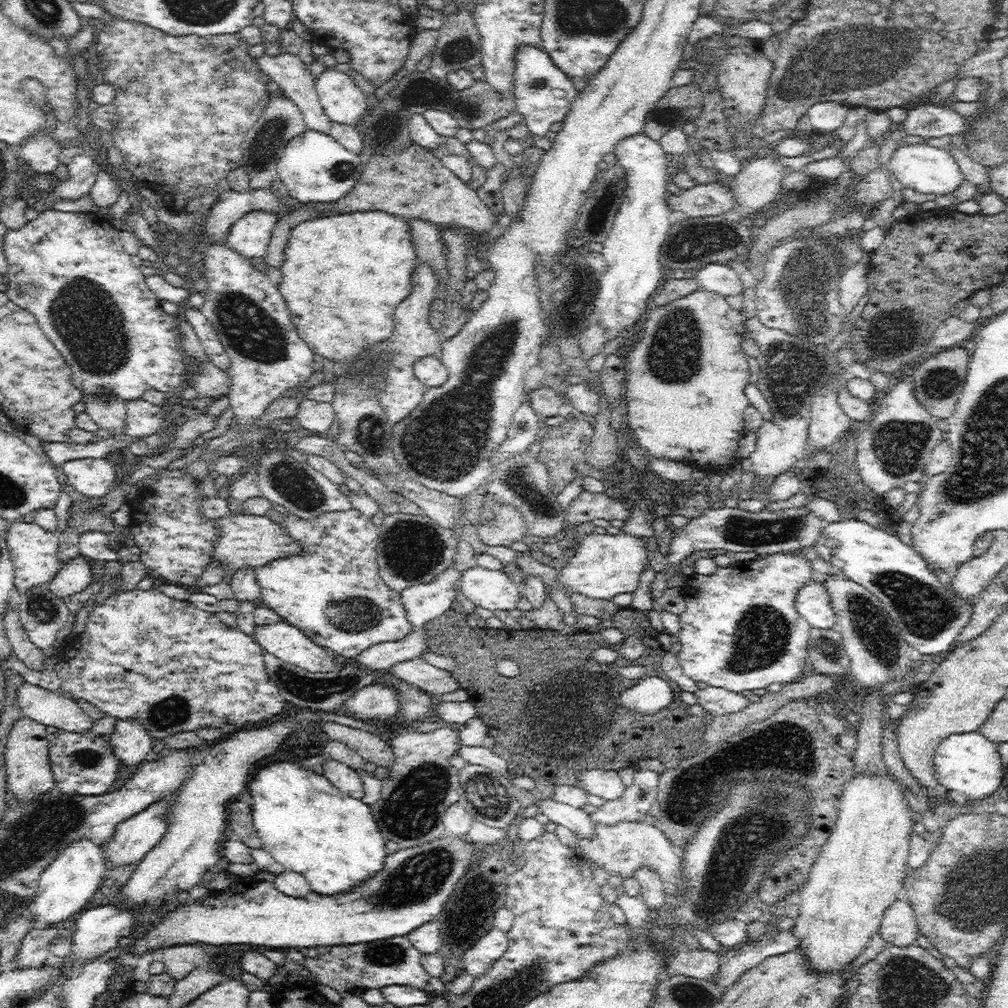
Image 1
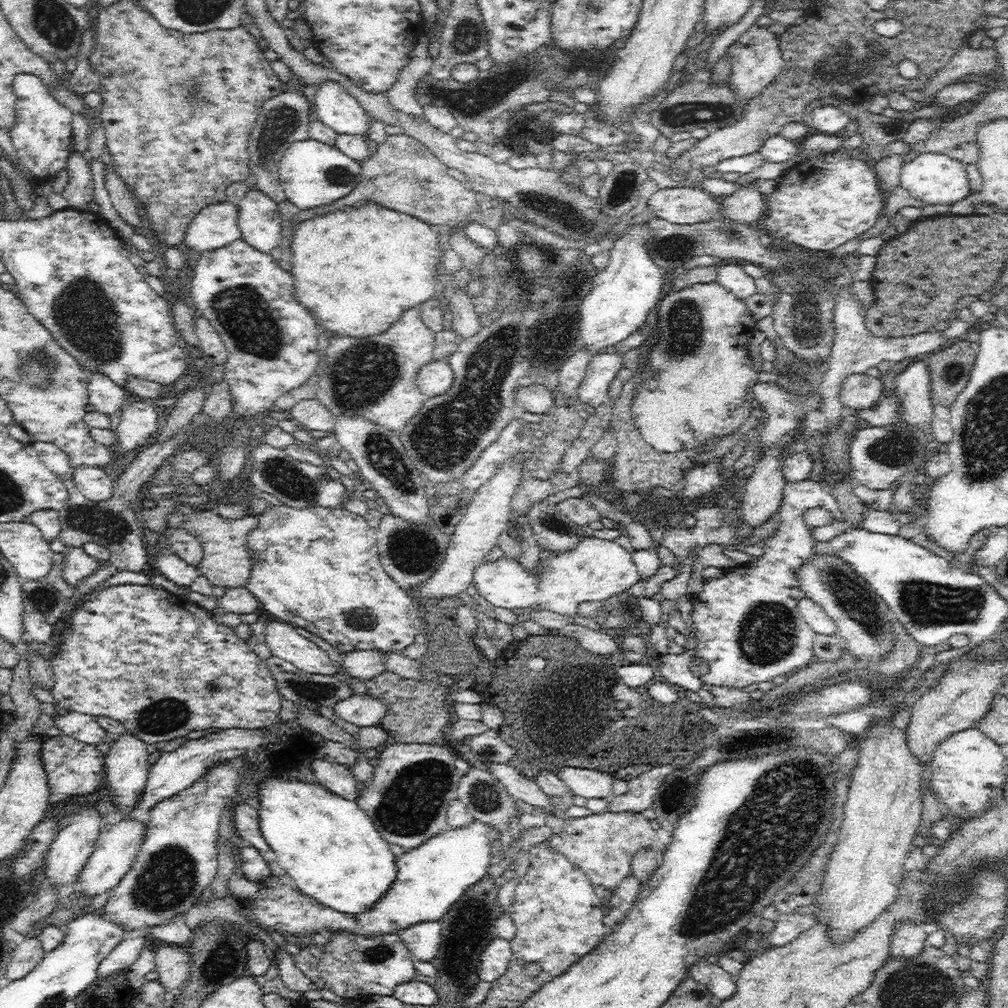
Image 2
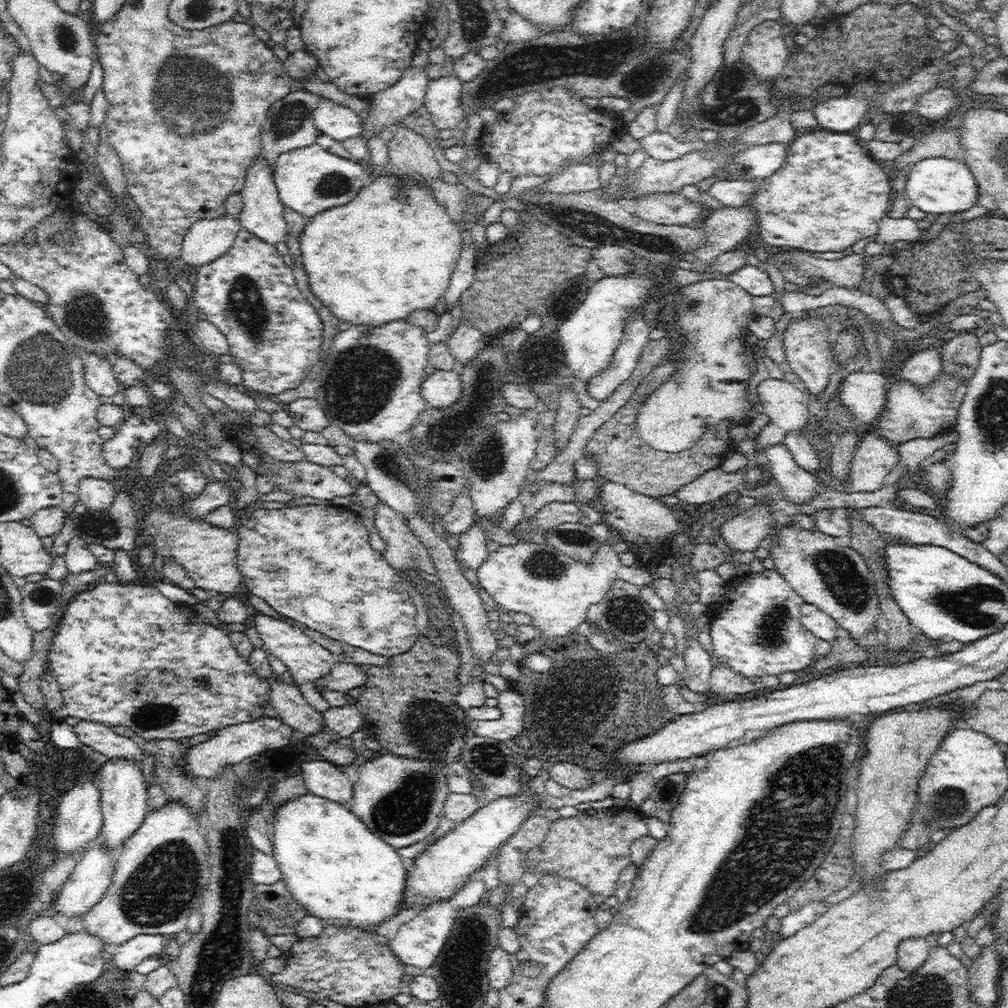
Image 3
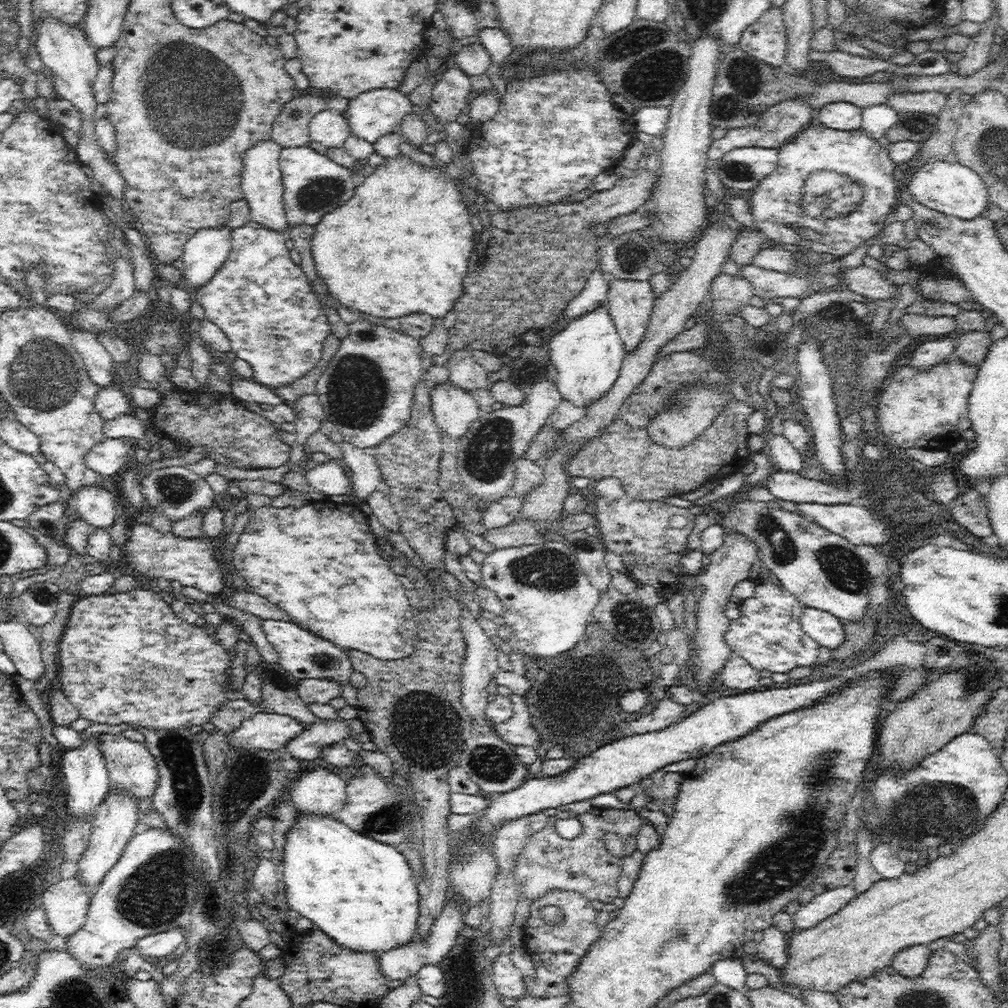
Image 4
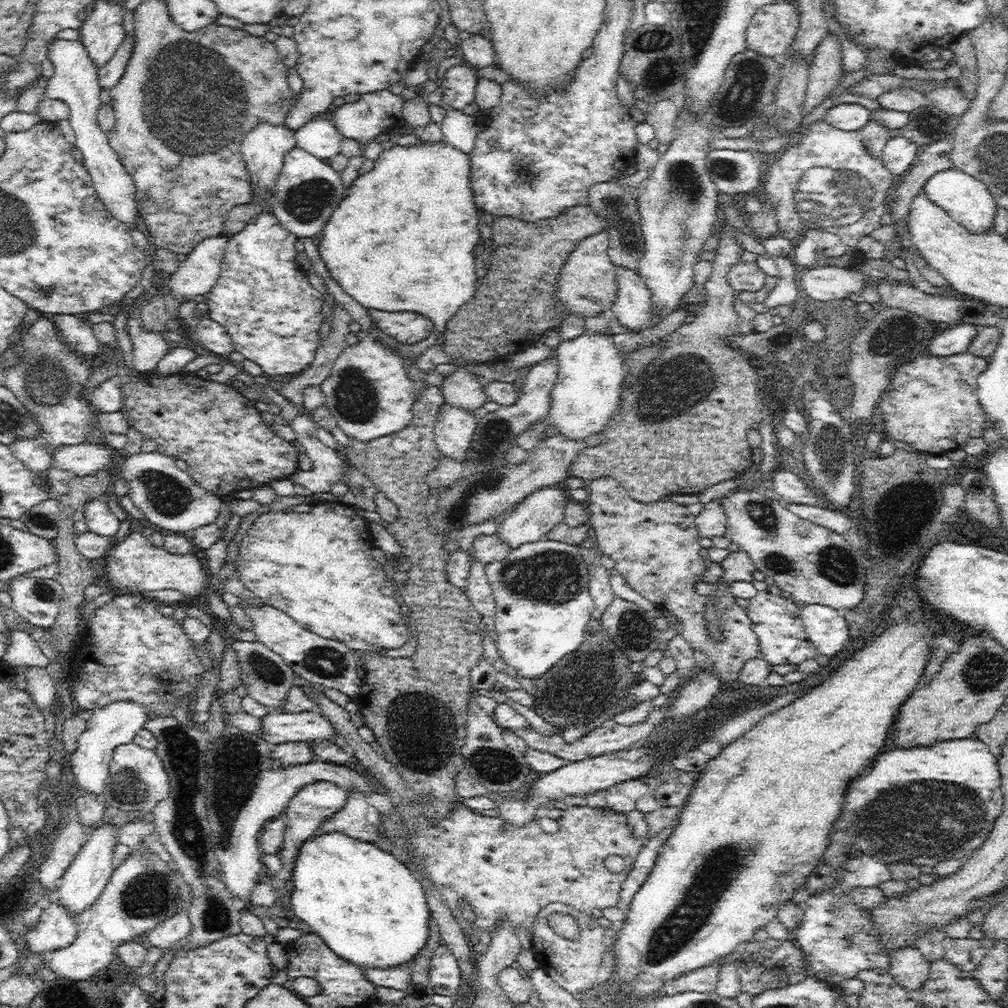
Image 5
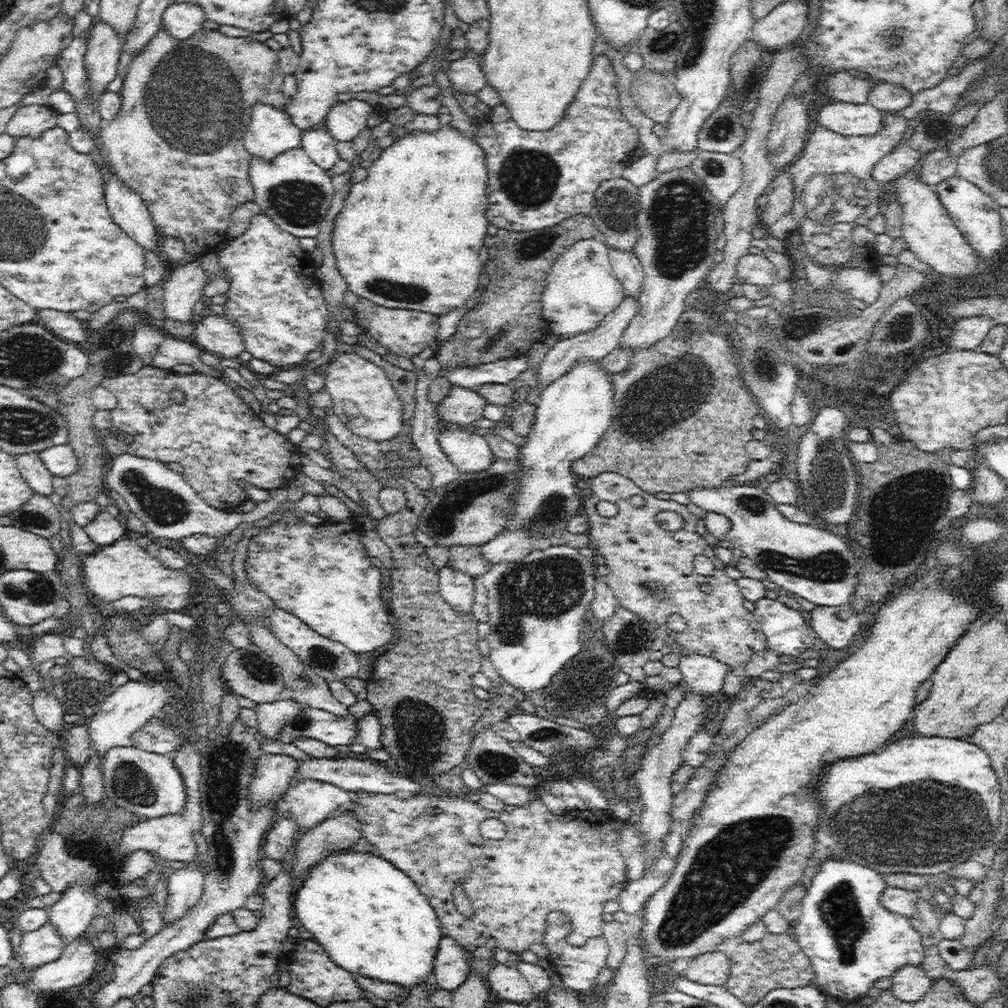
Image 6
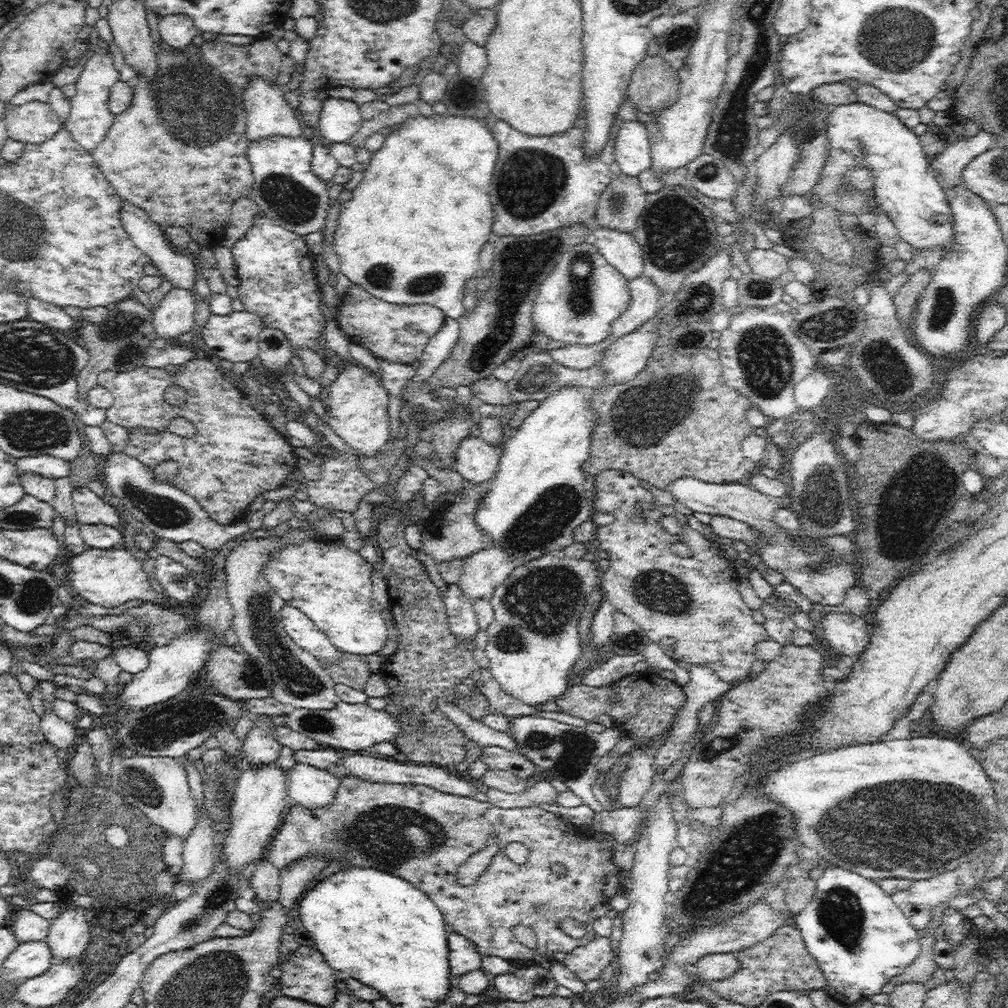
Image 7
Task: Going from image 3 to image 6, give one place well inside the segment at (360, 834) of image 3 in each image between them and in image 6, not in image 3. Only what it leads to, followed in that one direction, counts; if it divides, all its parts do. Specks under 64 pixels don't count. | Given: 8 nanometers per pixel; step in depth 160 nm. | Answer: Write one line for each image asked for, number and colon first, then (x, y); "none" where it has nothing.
4: (362, 893)
5: (365, 903)
6: (370, 917)

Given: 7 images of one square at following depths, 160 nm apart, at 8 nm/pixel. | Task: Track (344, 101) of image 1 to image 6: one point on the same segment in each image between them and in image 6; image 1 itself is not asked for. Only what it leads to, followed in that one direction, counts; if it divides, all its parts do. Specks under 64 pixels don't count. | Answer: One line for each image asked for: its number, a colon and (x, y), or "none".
2: (334, 106)
3: (332, 119)
4: (330, 128)
5: (320, 137)
6: (318, 144)

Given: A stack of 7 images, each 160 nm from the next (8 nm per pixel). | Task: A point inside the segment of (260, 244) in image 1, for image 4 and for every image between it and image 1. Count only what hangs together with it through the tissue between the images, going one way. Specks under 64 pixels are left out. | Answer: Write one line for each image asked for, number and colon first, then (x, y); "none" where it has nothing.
2: (259, 220)
3: (263, 213)
4: (261, 181)

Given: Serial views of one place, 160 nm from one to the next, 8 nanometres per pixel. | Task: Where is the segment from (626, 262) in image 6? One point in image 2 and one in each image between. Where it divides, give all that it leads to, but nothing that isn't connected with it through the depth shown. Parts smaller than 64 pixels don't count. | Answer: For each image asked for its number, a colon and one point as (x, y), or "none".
2: (604, 366)
3: (635, 337)
4: (630, 304)
5: (633, 308)

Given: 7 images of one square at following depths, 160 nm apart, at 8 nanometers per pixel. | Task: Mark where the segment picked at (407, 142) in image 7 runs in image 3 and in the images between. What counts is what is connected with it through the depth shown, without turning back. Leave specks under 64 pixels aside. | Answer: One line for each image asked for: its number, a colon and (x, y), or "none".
3: (383, 255)
4: (400, 245)
5: (402, 239)
6: (408, 236)

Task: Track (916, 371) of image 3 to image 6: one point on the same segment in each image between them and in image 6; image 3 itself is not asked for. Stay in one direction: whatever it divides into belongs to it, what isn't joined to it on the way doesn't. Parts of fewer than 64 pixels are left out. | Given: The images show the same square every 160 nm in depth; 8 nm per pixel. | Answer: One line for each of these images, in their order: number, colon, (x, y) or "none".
4: (932, 352)
5: (957, 339)
6: (968, 334)

